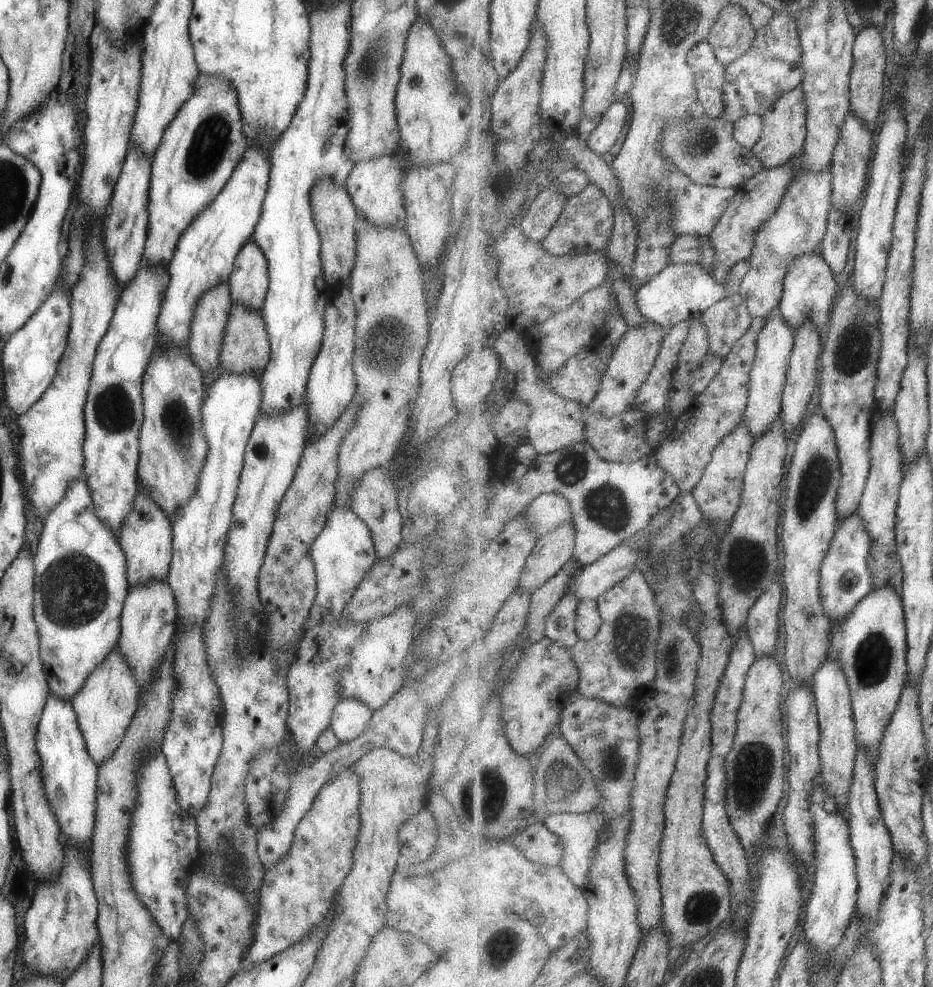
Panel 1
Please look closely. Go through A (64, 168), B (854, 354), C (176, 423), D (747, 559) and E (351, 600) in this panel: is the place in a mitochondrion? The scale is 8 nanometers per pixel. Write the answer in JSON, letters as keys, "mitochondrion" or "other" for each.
{"A":"other","B":"mitochondrion","C":"mitochondrion","D":"mitochondrion","E":"other"}

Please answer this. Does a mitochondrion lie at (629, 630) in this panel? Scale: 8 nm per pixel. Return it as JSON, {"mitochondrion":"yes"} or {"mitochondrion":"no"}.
{"mitochondrion":"yes"}

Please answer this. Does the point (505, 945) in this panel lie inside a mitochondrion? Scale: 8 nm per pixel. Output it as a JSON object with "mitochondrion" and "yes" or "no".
{"mitochondrion":"yes"}

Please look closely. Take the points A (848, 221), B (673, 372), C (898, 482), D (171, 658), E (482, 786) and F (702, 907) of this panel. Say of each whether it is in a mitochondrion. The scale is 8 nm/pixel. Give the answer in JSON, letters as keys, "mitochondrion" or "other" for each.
{"A":"other","B":"other","C":"other","D":"other","E":"mitochondrion","F":"mitochondrion"}

